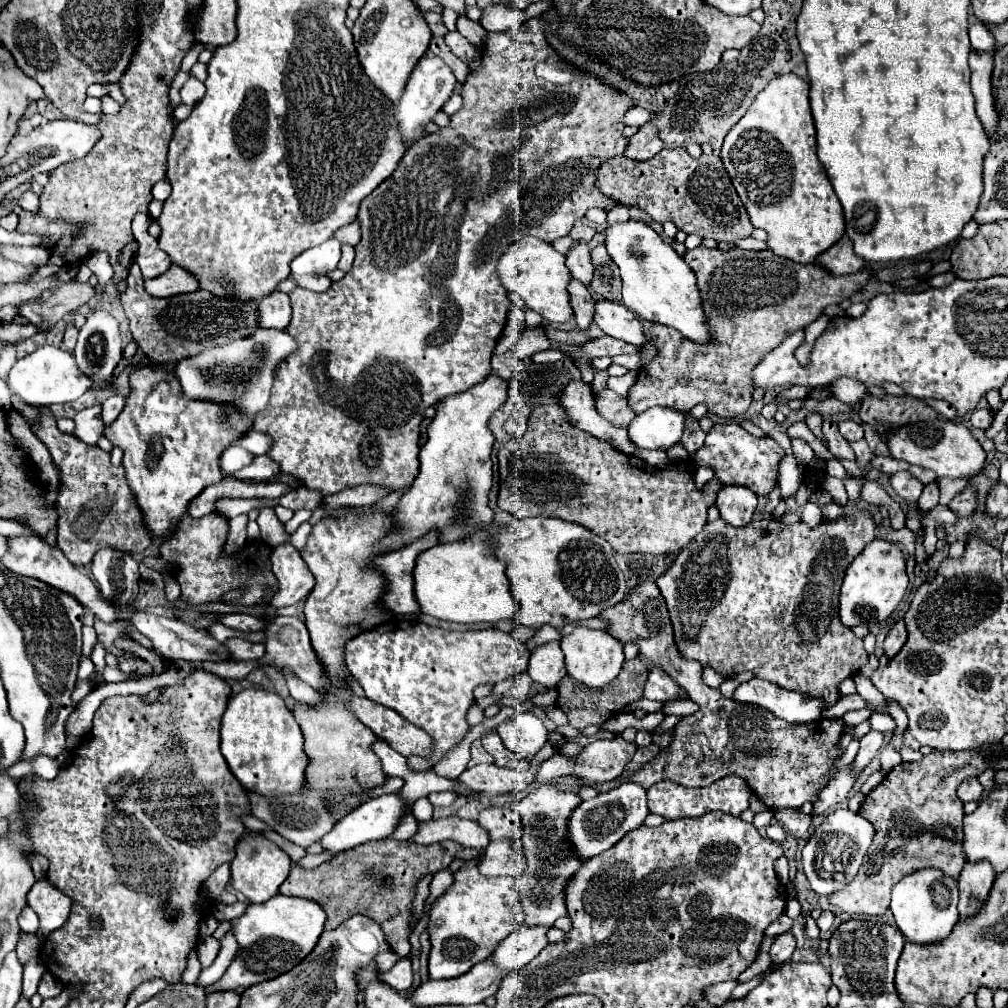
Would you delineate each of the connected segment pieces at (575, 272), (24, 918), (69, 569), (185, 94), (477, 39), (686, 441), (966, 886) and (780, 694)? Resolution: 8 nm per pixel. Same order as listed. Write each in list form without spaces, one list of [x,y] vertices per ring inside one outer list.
[[[578,243],[568,255],[566,255],[566,267],[570,269],[572,277],[582,281],[584,285],[590,283],[592,275],[594,275],[594,265],[592,265],[592,257],[590,251],[586,247],[586,243]]]
[[[26,907],[22,911],[22,915],[18,917],[18,921],[20,921],[20,929],[24,933],[36,933],[38,931],[38,915],[30,907]]]
[[[18,537],[18,539],[10,539],[10,551],[4,555],[2,565],[14,573],[20,575],[28,575],[34,579],[42,579],[46,583],[50,583],[52,587],[60,587],[60,591],[66,591],[70,595],[74,595],[82,605],[90,607],[94,611],[94,615],[98,615],[102,621],[114,621],[118,619],[118,611],[114,611],[114,607],[110,607],[110,603],[106,603],[102,599],[102,595],[98,595],[98,589],[94,585],[94,581],[80,573],[58,547],[50,547],[46,541],[42,541],[40,537]]]
[[[194,77],[188,79],[188,83],[184,83],[184,87],[180,89],[180,97],[182,97],[182,103],[188,103],[188,105],[196,105],[202,95],[204,95],[204,83],[198,83]]]
[[[459,16],[456,26],[457,30],[472,44],[479,47],[484,45],[487,32],[480,23],[473,22],[466,16]]]
[[[690,423],[690,427],[686,429],[686,435],[682,437],[682,445],[688,451],[688,455],[694,455],[704,445],[704,437],[706,437],[706,433],[700,429],[700,425]]]
[[[976,863],[974,867],[964,867],[958,879],[960,887],[960,919],[972,919],[978,911],[986,905],[992,885],[994,885],[994,871],[990,871],[990,863]]]
[[[750,679],[736,687],[734,701],[758,705],[788,723],[806,723],[820,719],[824,703],[820,699],[808,699],[806,695],[798,695],[794,691],[780,689],[778,685],[764,679]]]

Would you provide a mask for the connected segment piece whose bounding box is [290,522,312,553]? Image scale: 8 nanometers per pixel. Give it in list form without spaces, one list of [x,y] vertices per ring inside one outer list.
[[[304,522],[294,533],[292,533],[292,537],[290,537],[290,543],[302,553],[304,549],[306,549],[306,541],[308,541],[308,537],[310,537],[310,533],[312,531],[312,526],[308,522]]]

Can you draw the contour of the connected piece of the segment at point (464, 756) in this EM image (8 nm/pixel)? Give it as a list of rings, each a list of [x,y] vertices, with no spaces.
[[[502,707],[500,713],[492,718],[485,718],[477,726],[471,727],[466,737],[460,742],[460,745],[450,750],[444,759],[441,759],[434,767],[434,772],[439,777],[456,779],[467,768],[470,761],[470,744],[480,738],[484,733],[495,729],[500,723],[511,717],[516,710],[513,707]]]

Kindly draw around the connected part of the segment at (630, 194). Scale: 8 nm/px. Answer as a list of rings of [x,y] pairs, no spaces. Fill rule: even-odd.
[[[674,149],[674,151],[660,151],[656,157],[648,161],[632,161],[626,157],[612,157],[600,163],[596,171],[596,189],[602,191],[602,195],[624,203],[624,205],[638,205],[642,207],[654,221],[666,223],[672,221],[680,231],[688,235],[698,235],[702,239],[714,239],[718,243],[730,243],[736,247],[740,239],[752,237],[754,225],[748,219],[748,213],[720,161],[718,155],[702,155],[700,159],[692,159],[686,149]]]

